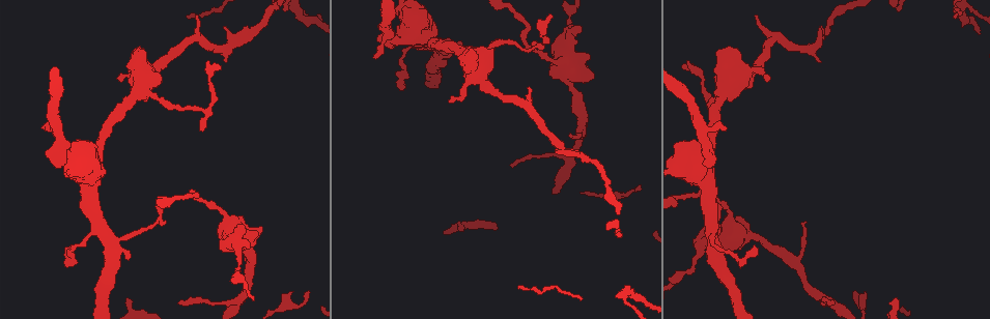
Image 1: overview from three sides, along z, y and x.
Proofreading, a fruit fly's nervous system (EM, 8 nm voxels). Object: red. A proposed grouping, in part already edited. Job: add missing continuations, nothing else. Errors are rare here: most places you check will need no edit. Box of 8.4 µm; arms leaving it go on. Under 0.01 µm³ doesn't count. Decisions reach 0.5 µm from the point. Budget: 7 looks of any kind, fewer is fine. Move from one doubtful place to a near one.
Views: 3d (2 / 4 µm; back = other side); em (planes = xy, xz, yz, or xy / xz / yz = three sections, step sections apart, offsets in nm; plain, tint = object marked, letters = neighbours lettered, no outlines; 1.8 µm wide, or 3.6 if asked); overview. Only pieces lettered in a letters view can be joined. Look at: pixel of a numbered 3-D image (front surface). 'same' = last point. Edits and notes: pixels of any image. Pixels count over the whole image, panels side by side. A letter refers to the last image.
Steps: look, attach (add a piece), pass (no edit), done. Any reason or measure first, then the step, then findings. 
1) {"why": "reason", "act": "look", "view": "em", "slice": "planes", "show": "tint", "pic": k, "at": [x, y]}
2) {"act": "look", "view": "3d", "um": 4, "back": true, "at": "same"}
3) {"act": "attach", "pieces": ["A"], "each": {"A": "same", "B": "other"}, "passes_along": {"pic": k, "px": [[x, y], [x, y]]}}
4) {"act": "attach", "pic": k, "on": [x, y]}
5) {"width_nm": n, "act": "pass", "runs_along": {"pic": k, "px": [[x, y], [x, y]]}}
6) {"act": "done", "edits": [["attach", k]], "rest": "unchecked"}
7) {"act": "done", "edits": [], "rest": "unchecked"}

{"why": "an open end", "act": "look", "view": "3d", "um": 2, "pic": 1, "at": [129, 255]}

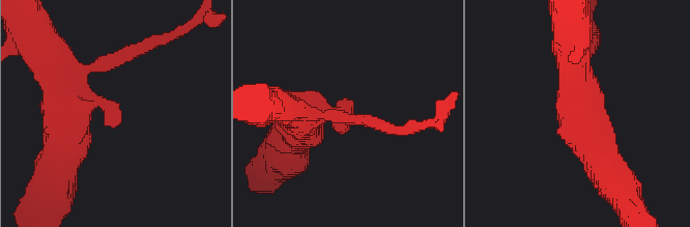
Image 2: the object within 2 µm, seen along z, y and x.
{"act": "look", "view": "em", "slice": "yz", "step": 16, "show": "letters", "pic": 2, "at": [118, 118]}

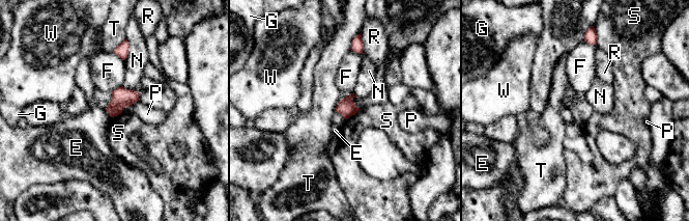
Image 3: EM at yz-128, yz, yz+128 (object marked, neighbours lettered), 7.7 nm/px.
{"act": "look", "view": "em", "slice": "planes", "show": "letters", "at": "same"}

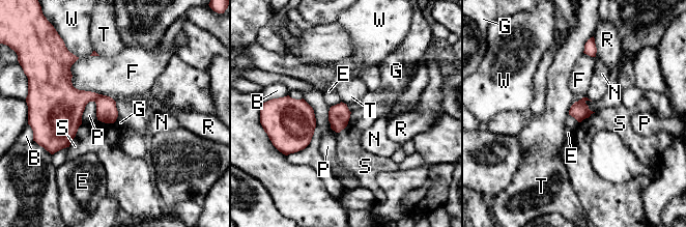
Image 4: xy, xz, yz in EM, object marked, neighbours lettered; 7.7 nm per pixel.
{"act": "pass", "each": {"B": "other", "E": "other", "F": "other", "G": "other", "N": "other", "P": "other", "R": "other", "S": "other", "T": "other", "W": "other"}, "border": {"pic": 4, "px": [[569, 114], [578, 122]]}, "found": "none of them fits"}

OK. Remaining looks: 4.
{"act": "look", "view": "3d", "um": 2, "pic": 1, "at": [259, 229]}

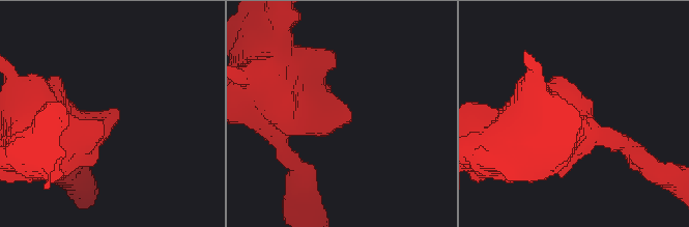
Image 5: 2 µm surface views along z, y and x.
{"act": "look", "view": "em", "um": 3.6, "slice": "planes", "show": "tint", "pic": 5, "at": [350, 117]}

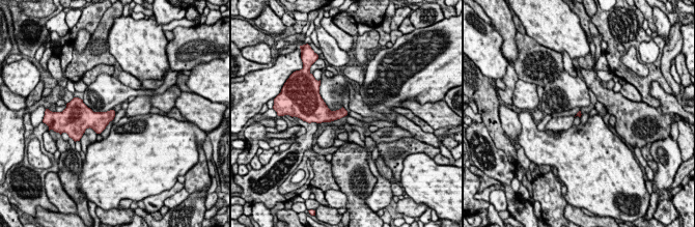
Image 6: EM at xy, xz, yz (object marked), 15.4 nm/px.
{"act": "look", "view": "em", "um": 3.6, "slice": "planes", "show": "letters", "at": "same"}

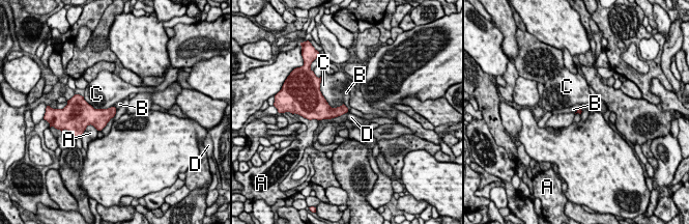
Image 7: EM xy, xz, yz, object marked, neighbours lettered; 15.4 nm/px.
{"longest_contact_nm": ["C", 500], "act": "pass", "each": {"A": "other", "B": "other", "C": "other", "D": "other"}, "found": "no lettered piece goes on from it"}

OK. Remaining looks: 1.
{"act": "done", "edits": [], "rest": "unchecked"}

